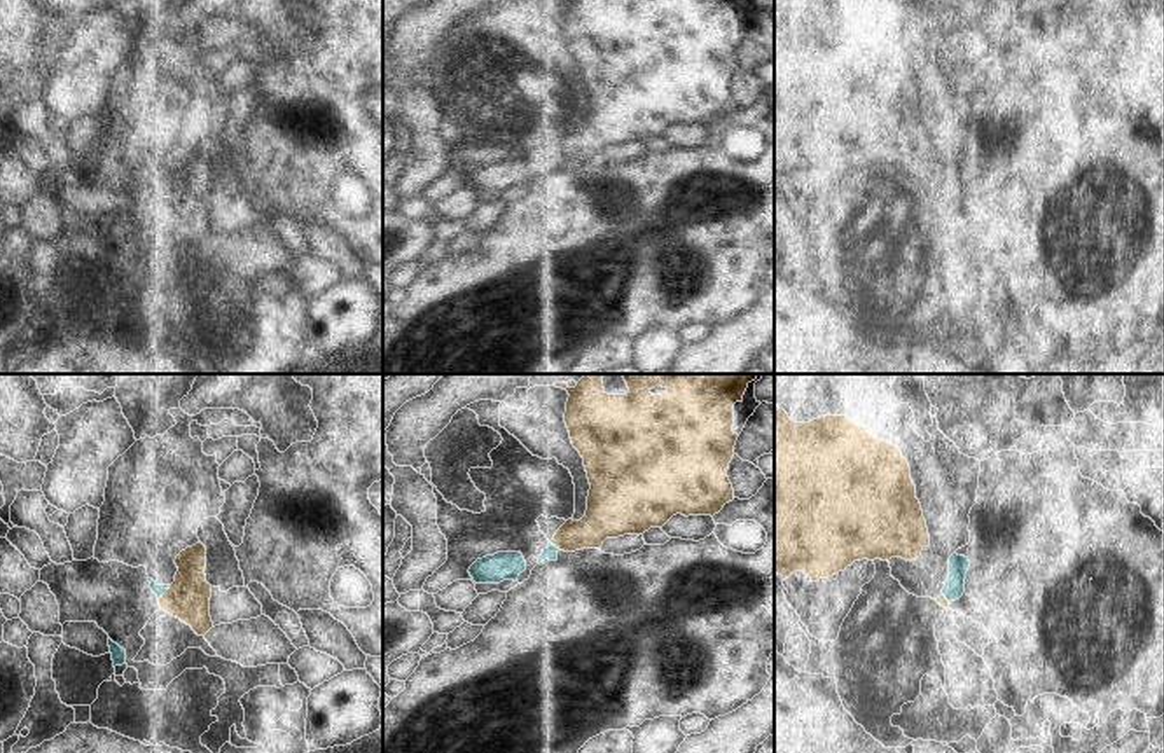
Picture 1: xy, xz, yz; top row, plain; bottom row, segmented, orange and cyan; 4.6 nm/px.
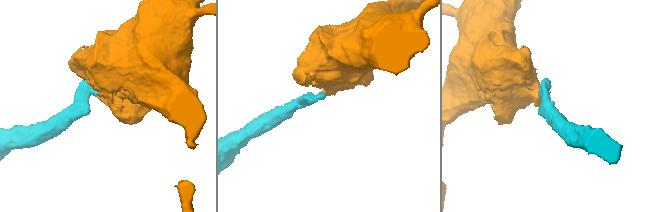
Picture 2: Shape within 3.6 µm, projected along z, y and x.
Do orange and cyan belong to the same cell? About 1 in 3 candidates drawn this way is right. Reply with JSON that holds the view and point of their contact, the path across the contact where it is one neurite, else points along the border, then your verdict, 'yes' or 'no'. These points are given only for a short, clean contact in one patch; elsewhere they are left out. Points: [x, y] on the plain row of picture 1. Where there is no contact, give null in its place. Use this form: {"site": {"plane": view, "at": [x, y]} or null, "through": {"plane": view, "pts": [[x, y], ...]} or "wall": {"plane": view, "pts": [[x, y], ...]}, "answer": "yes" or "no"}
{"site": {"plane": "xy", "at": [165, 201]}, "wall": {"plane": "xy", "pts": [[170, 194], [158, 207]]}, "answer": "no"}

